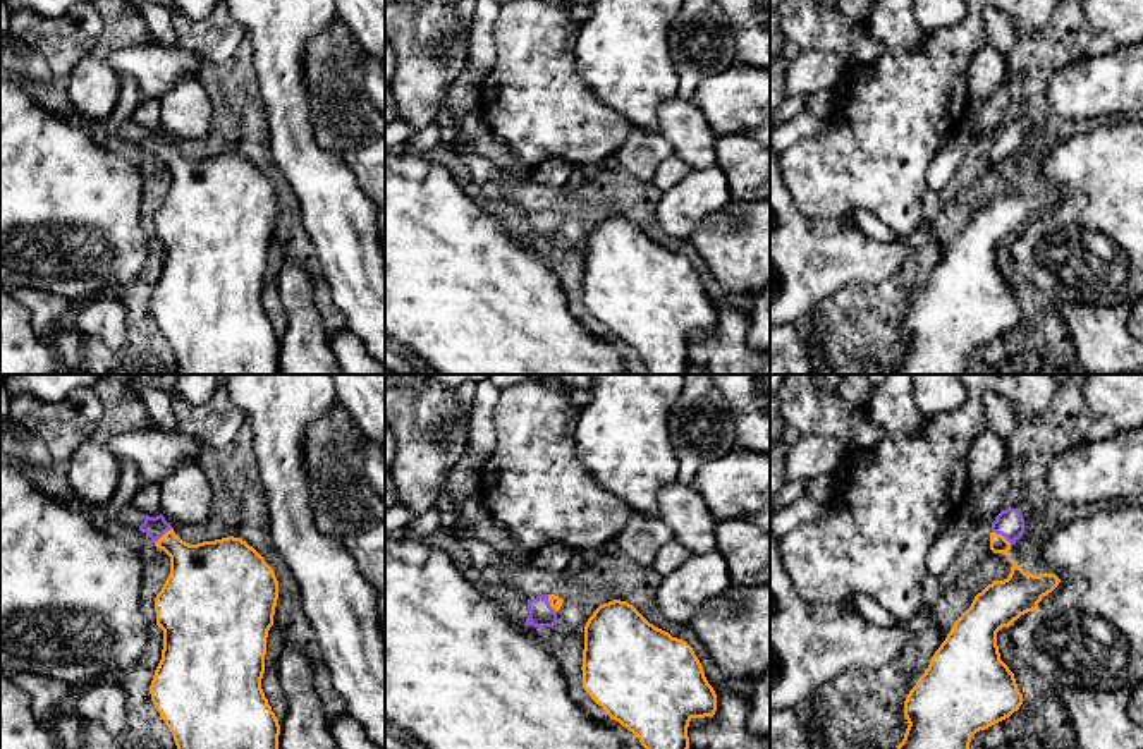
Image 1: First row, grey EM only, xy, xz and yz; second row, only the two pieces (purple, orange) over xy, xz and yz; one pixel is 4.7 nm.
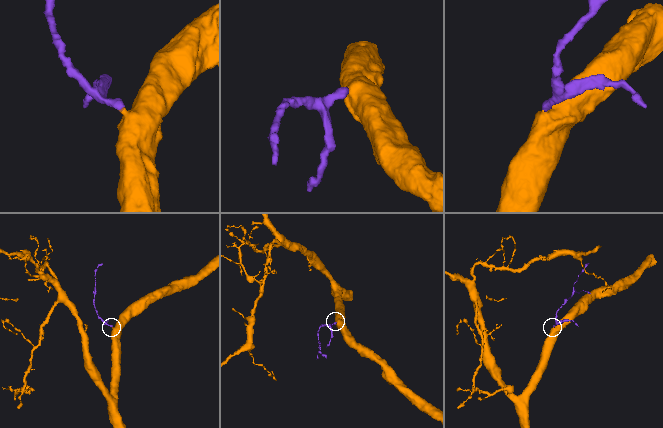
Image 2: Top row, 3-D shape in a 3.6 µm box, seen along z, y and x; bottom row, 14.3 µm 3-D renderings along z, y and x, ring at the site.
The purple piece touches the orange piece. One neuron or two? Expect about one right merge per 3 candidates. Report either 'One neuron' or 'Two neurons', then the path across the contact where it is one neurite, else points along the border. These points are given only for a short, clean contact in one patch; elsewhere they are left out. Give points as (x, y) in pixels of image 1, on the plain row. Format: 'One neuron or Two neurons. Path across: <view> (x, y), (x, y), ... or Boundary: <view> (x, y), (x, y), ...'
One neuron. Path across: yz (1009, 138), (1002, 150), (997, 157)

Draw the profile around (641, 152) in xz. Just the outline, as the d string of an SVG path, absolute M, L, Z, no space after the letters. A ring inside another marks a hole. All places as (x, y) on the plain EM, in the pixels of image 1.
M631 125L624 144L614 156L624 170L648 182L657 167L674 155L674 146L660 132L646 132Z

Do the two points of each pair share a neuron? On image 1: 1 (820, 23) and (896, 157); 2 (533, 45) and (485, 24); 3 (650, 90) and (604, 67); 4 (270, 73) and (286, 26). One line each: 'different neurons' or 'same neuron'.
1: different neurons
2: different neurons
3: same neuron
4: same neuron

